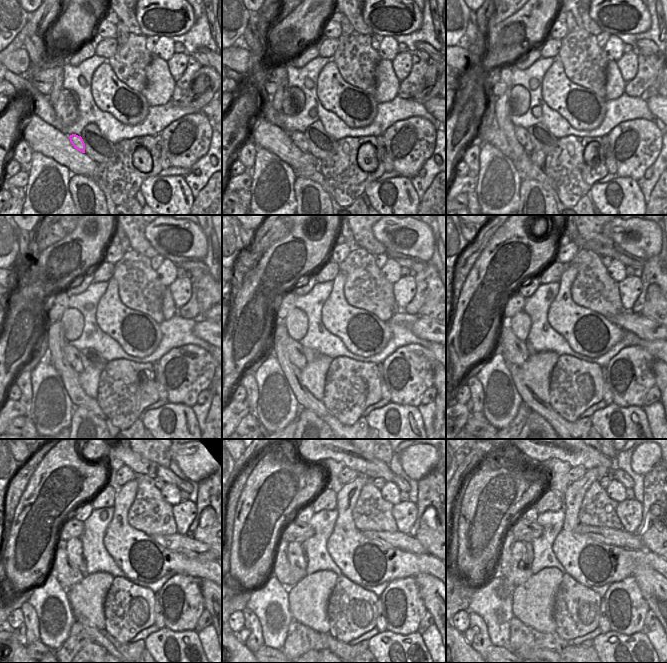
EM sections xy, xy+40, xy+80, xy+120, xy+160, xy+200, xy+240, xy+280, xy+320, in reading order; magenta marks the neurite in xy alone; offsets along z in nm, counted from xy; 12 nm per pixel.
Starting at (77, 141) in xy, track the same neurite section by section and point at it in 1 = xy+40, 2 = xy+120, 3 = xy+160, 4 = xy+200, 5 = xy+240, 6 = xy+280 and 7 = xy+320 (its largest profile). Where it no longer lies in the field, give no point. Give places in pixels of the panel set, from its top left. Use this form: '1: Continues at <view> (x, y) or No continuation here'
1: Continues at xy+40 (299, 139)
2: Continues at xy+120 (72, 353)
3: Continues at xy+160 (297, 357)
4: Continues at xy+200 (513, 349)
5: Continues at xy+240 (67, 574)
6: Continues at xy+280 (288, 576)
7: Continues at xy+320 (508, 541)

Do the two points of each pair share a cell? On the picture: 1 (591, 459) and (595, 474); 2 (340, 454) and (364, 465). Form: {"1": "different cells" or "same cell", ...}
{"1": "different cells", "2": "same cell"}

